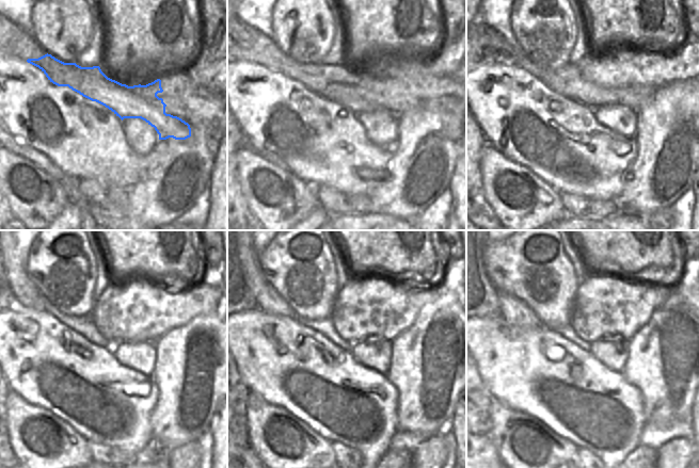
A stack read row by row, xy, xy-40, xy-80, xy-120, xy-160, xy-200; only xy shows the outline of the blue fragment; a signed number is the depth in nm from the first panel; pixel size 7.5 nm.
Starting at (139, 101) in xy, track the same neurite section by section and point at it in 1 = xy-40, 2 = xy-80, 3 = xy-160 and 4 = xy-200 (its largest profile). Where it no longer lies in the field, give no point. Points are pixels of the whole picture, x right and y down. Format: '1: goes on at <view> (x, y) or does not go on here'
1: goes on at xy-40 (360, 92)
2: goes on at xy-80 (567, 81)
3: goes on at xy-160 (324, 326)
4: goes on at xy-200 (566, 331)

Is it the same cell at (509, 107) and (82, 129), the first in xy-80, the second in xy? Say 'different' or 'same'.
same

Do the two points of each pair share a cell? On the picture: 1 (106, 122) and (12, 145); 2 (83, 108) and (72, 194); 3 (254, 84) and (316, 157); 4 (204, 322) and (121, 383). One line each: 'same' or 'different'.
1: different
2: different
3: same
4: different

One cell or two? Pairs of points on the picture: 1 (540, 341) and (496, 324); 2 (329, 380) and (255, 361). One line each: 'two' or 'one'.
1: one
2: one

